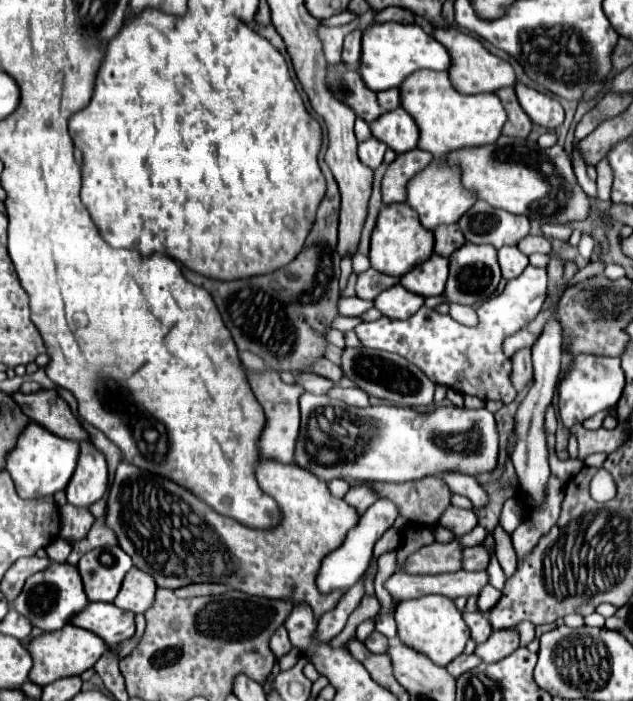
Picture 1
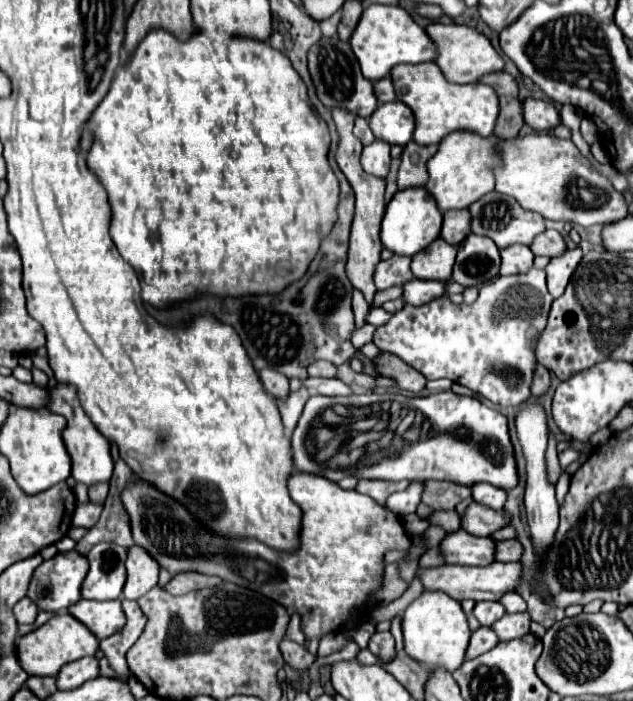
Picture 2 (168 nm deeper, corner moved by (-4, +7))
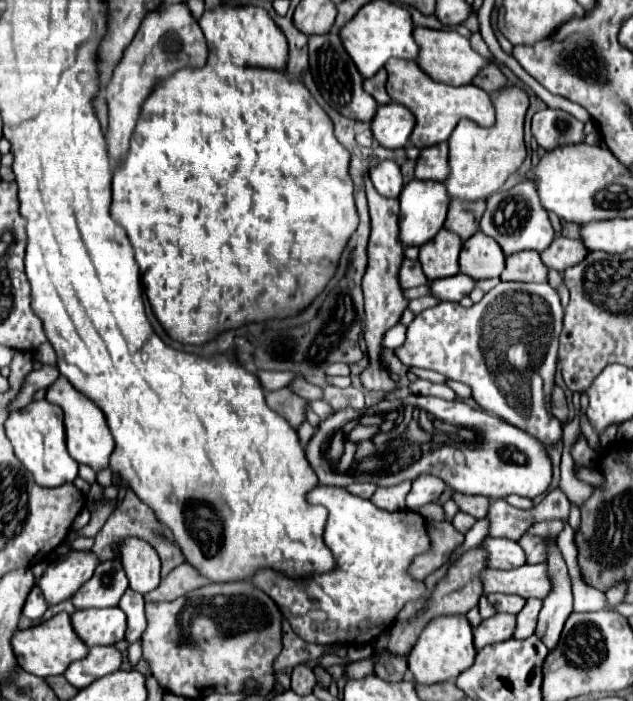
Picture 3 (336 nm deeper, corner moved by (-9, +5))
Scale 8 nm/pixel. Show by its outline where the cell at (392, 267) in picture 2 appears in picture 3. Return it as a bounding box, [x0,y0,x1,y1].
[398,258,428,288]

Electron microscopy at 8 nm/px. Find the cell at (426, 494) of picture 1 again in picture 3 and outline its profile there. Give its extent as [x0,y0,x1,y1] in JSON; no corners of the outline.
[452,492,490,518]

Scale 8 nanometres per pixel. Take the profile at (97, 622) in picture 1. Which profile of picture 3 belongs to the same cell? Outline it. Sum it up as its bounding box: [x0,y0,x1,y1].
[72,608,126,646]

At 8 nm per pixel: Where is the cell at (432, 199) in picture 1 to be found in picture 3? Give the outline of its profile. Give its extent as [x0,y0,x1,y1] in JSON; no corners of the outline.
[444,86,528,202]

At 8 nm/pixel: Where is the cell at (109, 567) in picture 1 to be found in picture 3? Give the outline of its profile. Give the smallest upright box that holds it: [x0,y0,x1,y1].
[72,560,128,610]

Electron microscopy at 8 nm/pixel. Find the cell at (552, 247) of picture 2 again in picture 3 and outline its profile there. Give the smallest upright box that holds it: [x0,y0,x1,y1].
[540,236,588,272]

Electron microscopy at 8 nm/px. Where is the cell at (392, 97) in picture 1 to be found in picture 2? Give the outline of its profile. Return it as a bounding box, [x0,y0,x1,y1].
[375,76,397,104]

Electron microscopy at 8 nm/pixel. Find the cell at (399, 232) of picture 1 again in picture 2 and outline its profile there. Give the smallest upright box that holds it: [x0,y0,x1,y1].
[381,186,443,256]

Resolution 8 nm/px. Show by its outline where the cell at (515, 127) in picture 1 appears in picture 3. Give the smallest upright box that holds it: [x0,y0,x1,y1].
[474,64,508,94]

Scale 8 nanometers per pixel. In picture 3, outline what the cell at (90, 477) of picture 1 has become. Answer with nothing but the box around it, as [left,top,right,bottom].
[46,376,114,472]

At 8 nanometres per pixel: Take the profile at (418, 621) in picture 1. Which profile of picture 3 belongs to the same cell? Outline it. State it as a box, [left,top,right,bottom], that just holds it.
[408,614,476,684]

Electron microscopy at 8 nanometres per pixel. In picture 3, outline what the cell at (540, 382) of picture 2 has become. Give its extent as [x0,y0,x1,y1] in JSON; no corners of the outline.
[552,386,568,420]

